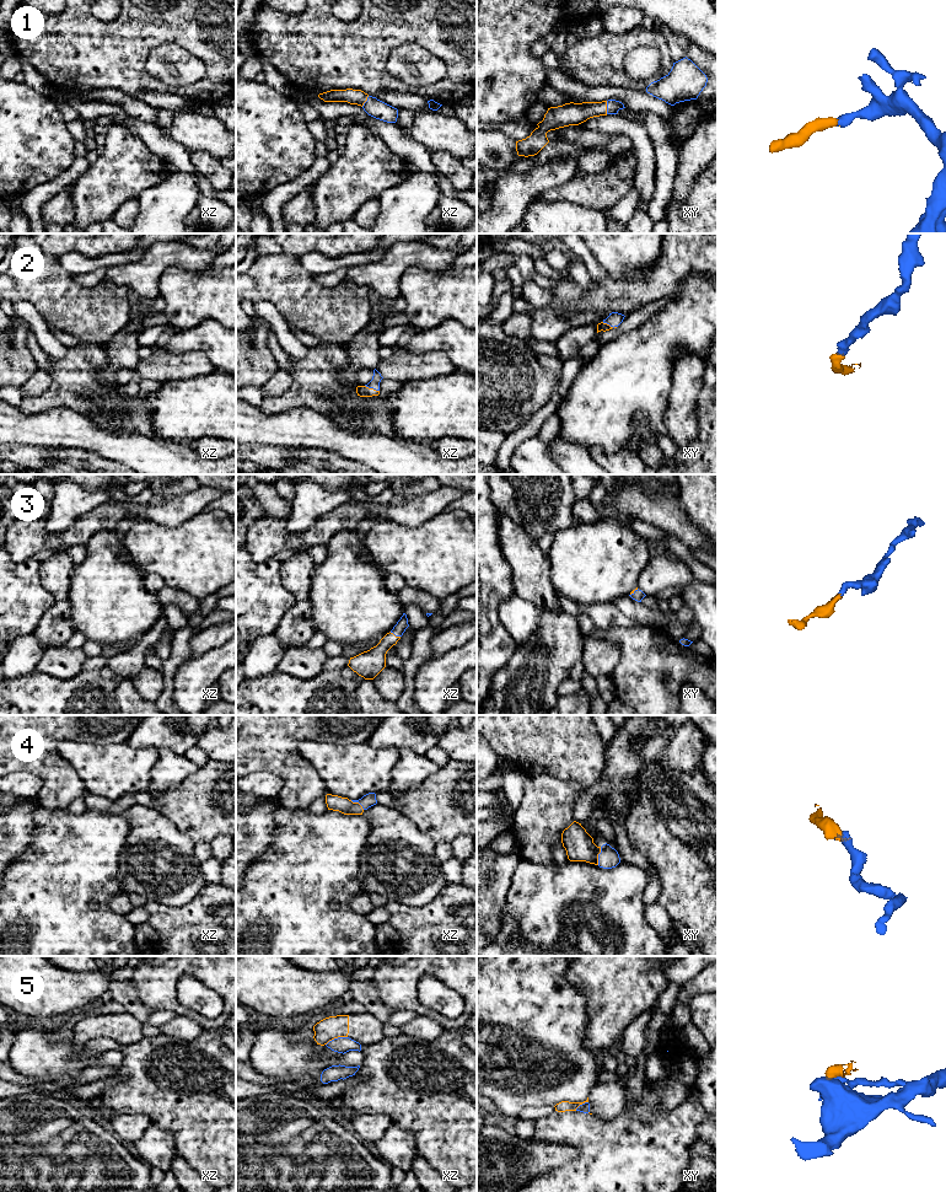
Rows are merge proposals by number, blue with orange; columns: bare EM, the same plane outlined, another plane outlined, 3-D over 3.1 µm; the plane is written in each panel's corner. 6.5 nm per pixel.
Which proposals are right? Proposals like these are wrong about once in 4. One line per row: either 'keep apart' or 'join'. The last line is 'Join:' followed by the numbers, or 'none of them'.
1: join
2: join
3: join
4: join
5: keep apart
Join: 1, 2, 3, 4

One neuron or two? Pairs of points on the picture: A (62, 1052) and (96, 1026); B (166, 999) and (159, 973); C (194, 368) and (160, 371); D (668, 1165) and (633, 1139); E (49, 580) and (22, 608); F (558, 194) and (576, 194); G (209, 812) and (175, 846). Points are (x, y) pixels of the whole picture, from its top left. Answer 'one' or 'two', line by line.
A: two
B: one
C: one
D: one
E: two
F: one
G: two

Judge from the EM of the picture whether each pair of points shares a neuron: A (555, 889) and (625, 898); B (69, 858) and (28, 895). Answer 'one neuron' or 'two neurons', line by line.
A: one neuron
B: one neuron

